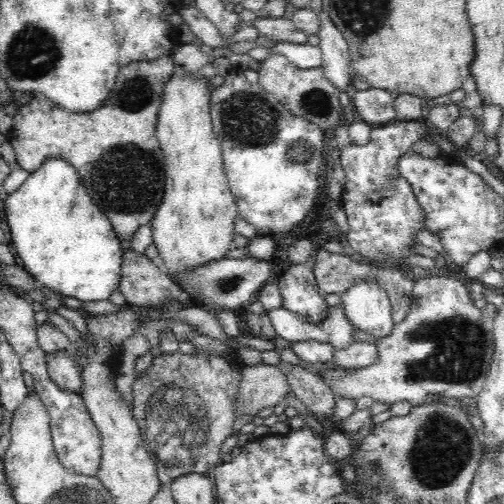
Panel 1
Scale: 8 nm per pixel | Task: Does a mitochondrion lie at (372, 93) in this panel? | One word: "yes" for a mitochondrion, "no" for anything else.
no

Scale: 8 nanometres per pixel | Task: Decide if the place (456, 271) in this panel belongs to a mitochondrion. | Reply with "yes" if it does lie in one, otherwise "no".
no

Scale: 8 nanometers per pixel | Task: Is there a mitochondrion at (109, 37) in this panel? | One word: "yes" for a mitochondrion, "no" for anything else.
no

